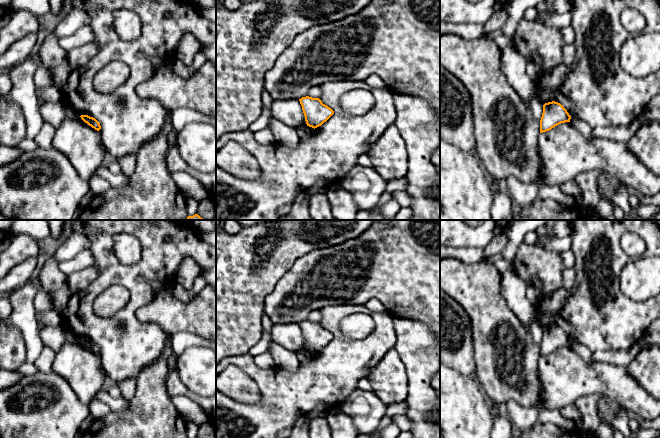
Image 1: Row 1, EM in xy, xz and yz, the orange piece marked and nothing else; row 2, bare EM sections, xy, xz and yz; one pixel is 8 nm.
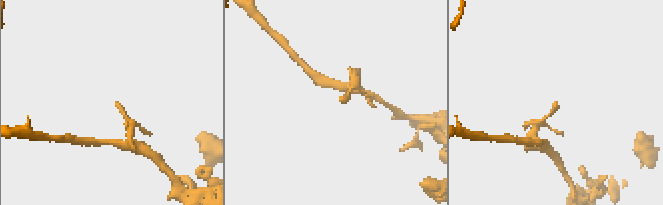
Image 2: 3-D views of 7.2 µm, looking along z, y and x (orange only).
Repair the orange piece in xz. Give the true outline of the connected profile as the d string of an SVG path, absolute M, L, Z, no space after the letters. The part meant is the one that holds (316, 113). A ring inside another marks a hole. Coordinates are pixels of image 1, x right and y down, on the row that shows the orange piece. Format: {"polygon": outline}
{"polygon": "M306 96L299 99L299 101L307 126L314 129L321 126L334 114L334 111L323 104L319 98Z"}

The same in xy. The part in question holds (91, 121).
{"polygon": "M81 115L80 117L85 123L87 123L95 130L99 131L101 129L100 123L95 118L90 117L88 115Z"}

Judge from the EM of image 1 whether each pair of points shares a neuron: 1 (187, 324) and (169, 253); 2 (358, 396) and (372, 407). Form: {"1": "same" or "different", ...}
{"1": "different", "2": "same"}

